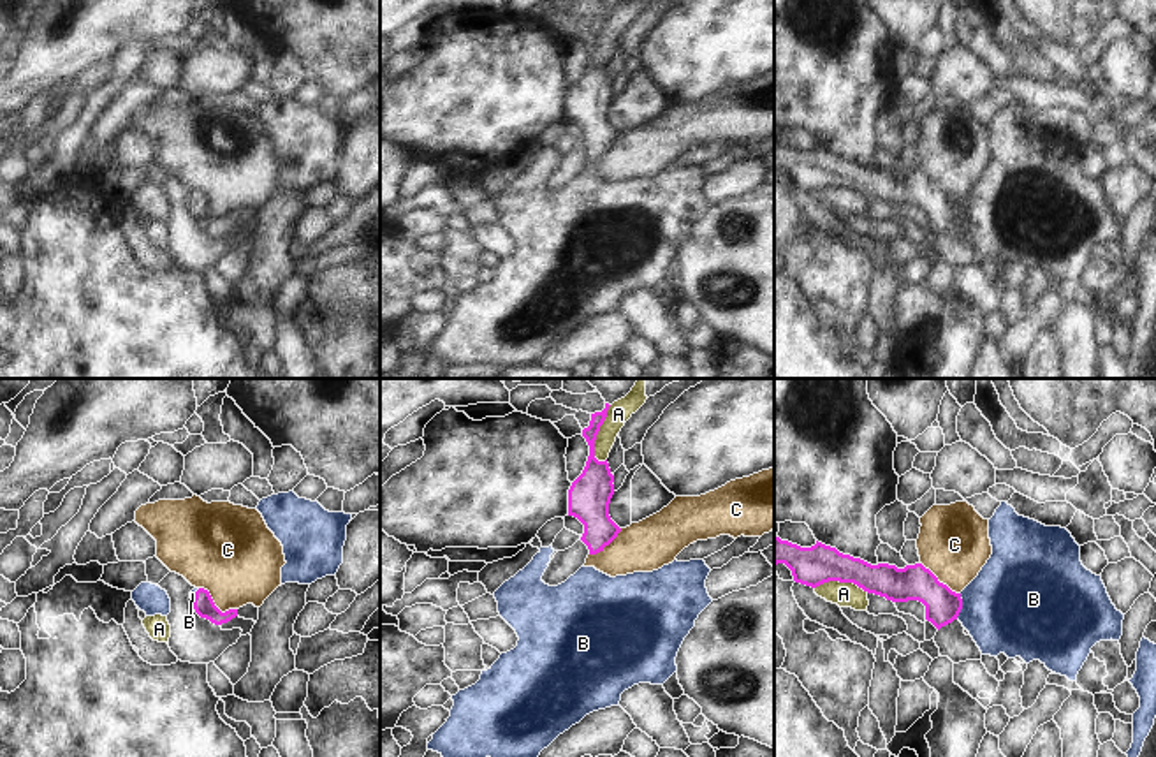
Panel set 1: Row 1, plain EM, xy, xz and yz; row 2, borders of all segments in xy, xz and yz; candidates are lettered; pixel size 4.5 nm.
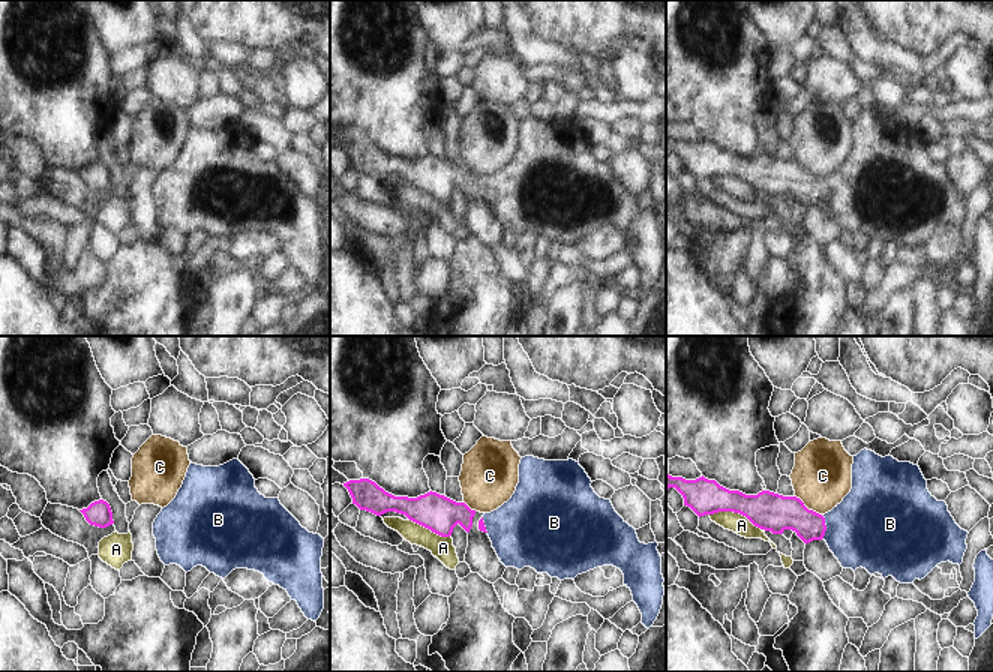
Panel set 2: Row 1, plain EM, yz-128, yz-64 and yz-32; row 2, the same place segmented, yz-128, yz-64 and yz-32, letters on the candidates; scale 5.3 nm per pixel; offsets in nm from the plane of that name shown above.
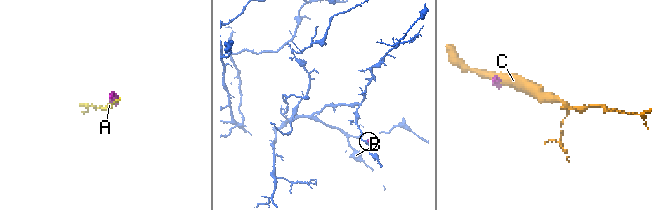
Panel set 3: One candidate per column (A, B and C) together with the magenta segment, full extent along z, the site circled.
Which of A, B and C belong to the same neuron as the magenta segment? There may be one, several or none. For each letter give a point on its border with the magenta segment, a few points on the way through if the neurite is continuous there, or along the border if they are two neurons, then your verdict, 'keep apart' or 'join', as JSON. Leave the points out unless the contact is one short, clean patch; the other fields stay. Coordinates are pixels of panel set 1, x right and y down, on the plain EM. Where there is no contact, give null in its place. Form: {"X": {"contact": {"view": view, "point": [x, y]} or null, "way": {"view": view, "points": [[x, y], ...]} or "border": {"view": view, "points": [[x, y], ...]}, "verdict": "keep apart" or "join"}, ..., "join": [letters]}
{"A": {"contact": {"view": "xz", "point": [597, 39]}, "verdict": "keep apart"}, "B": {"contact": {"view": "yz", "point": [961, 212]}, "way": {"view": "yz", "points": [[914, 187], [945, 212], [961, 212], [1016, 212]]}, "verdict": "join"}, "C": {"contact": {"view": "xy", "point": [213, 210]}, "border": {"view": "xy", "points": [[199, 192], [208, 198], [222, 217], [236, 215]]}, "verdict": "keep apart"}, "join": ["B"]}

